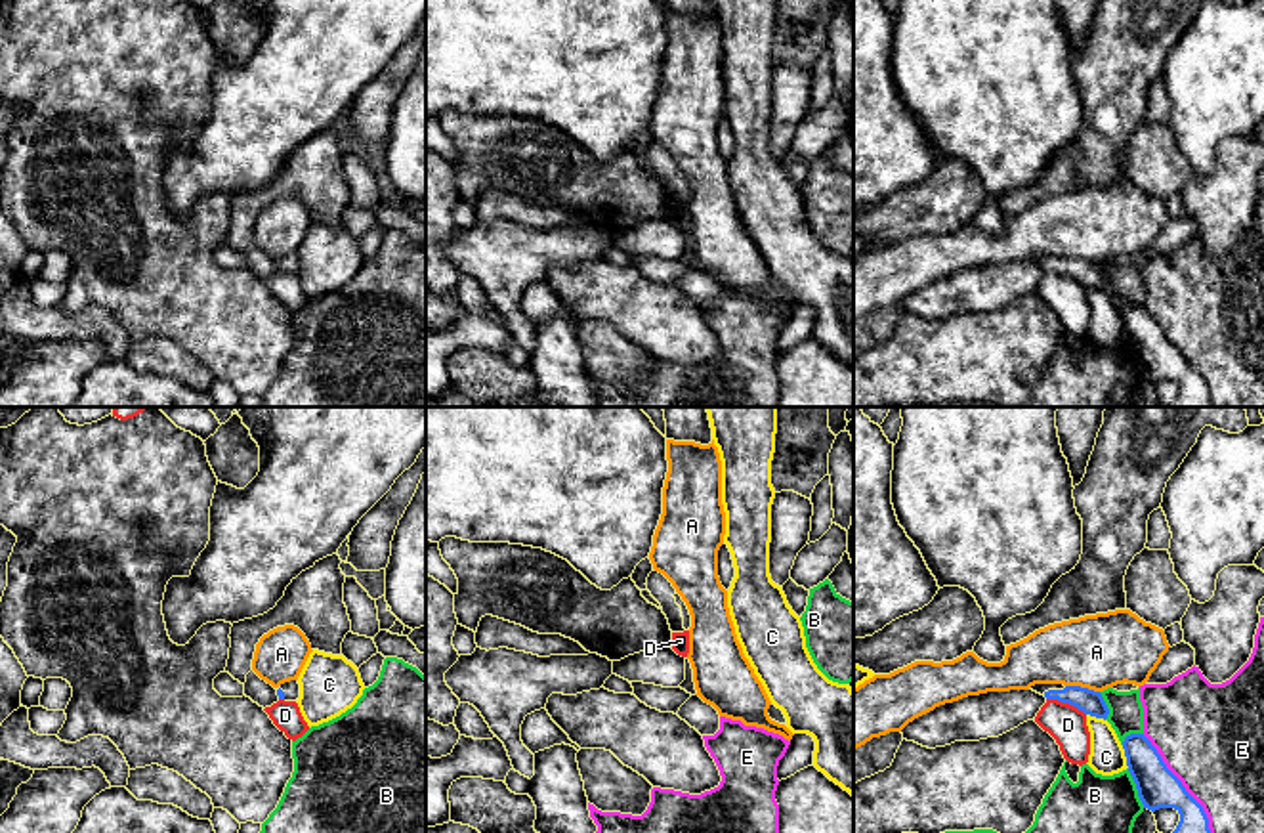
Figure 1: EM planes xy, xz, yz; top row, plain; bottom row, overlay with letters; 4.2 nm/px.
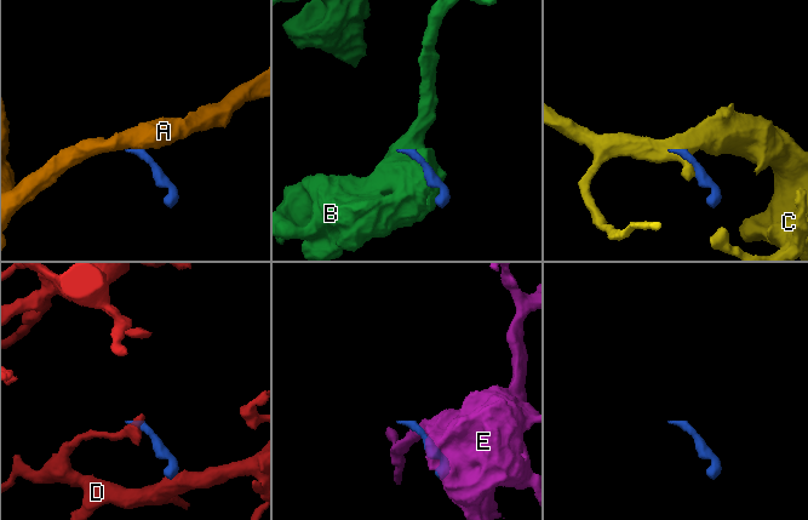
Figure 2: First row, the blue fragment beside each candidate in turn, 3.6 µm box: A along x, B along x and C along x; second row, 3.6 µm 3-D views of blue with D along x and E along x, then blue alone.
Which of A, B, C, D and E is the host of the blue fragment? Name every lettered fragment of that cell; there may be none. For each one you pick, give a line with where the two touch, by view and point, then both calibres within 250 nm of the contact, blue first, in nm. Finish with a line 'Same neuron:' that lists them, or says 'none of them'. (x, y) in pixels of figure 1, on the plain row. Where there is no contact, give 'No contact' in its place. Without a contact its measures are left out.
Same neuron: none of them

